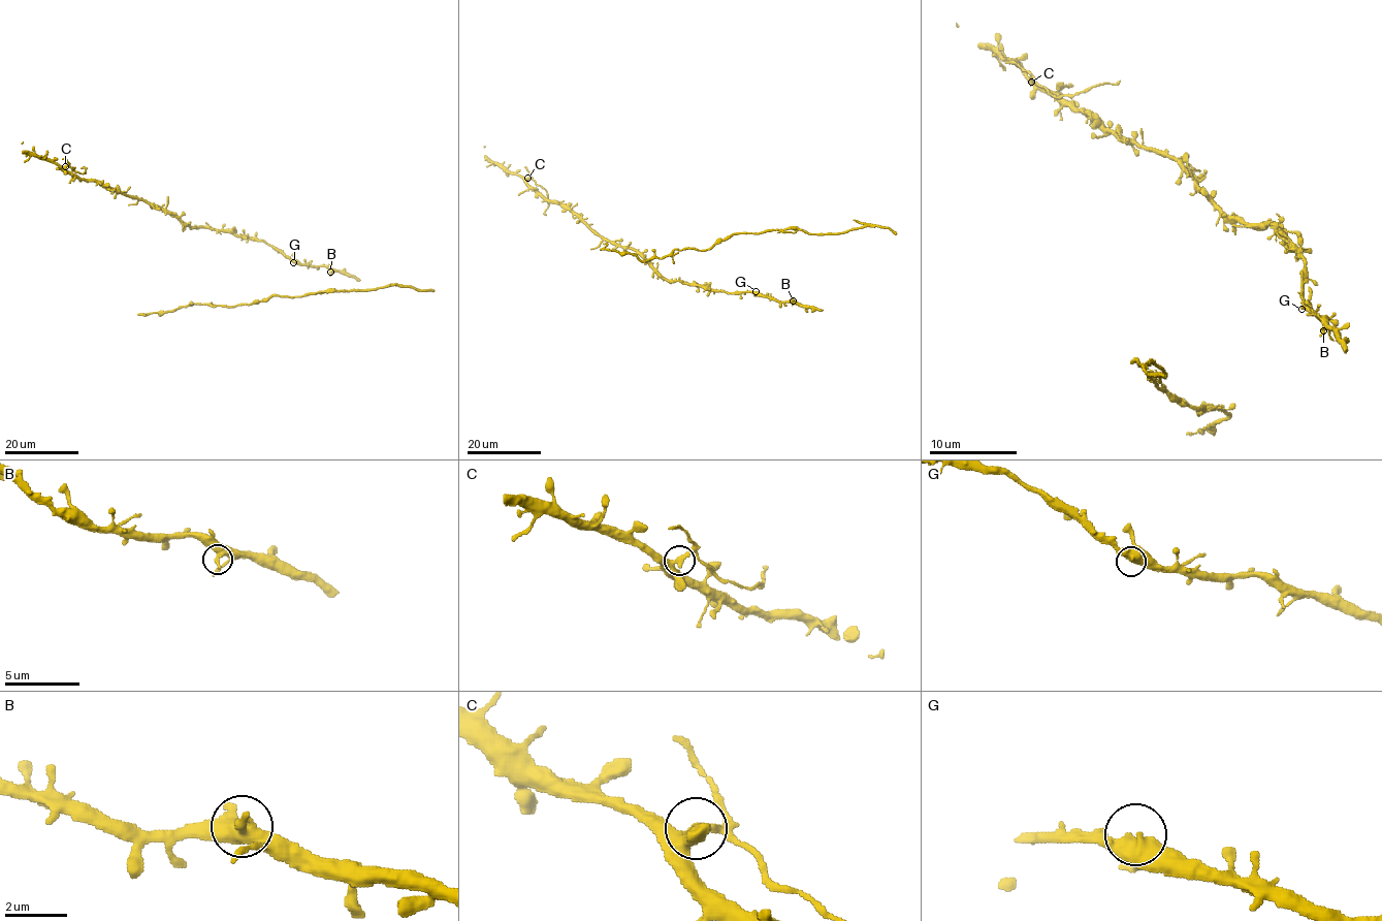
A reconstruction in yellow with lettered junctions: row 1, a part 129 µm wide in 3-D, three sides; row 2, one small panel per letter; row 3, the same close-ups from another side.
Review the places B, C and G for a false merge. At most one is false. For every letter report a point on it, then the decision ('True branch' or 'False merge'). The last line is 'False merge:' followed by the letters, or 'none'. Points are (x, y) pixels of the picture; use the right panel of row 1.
B: Place: (1323, 330). True branch
C: Place: (1031, 82). False merge
G: Place: (1302, 309). True branch
False merge: C

